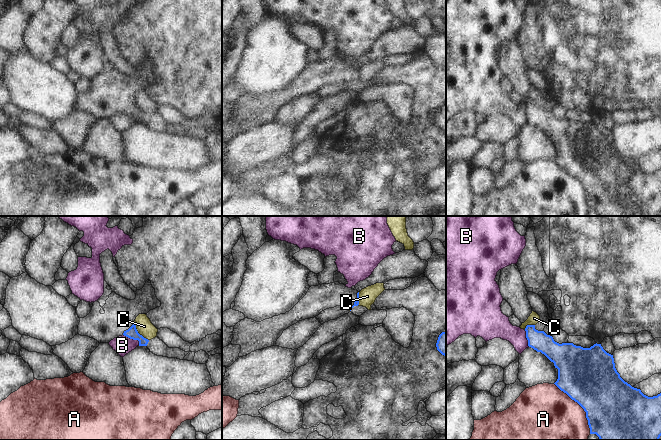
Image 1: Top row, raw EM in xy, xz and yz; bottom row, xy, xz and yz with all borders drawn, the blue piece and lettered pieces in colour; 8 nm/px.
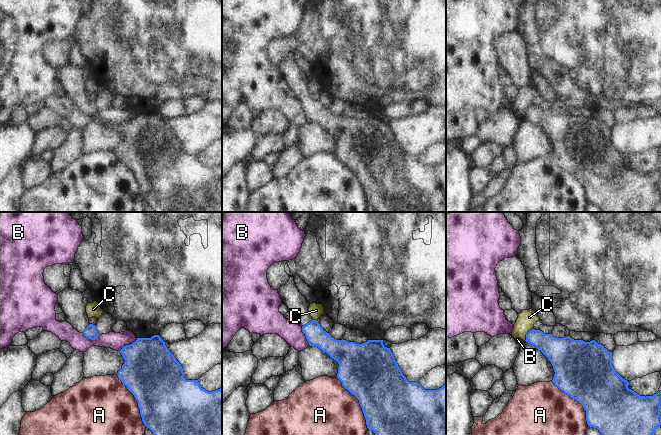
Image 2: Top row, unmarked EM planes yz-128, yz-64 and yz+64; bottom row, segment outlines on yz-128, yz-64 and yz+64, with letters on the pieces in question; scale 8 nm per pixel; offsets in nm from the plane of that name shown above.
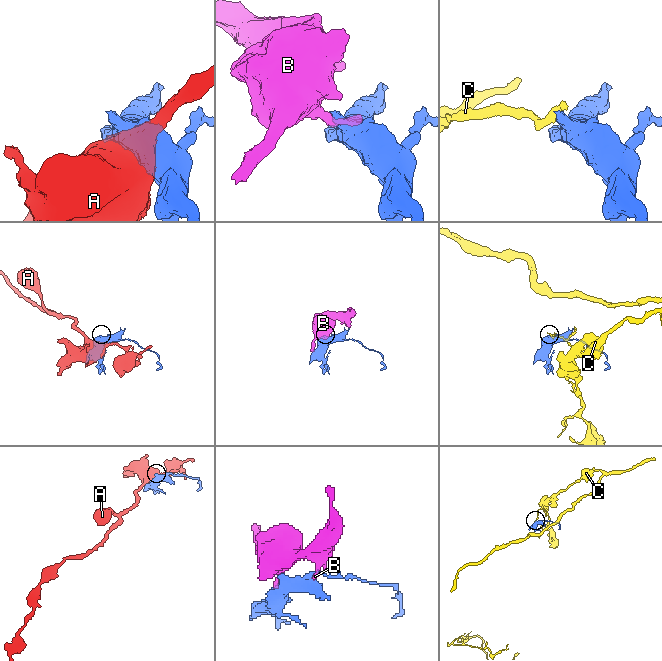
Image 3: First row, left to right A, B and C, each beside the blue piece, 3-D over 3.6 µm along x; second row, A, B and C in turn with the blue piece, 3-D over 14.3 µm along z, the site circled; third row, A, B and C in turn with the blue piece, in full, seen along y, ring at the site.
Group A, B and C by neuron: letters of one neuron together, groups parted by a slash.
A / B / C

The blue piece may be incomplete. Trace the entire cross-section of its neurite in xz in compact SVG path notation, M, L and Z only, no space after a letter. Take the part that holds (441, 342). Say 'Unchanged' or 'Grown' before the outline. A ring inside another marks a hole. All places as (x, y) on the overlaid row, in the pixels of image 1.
Unchanged. M446 331L442 332L436 343L437 350L444 356L446 356Z

